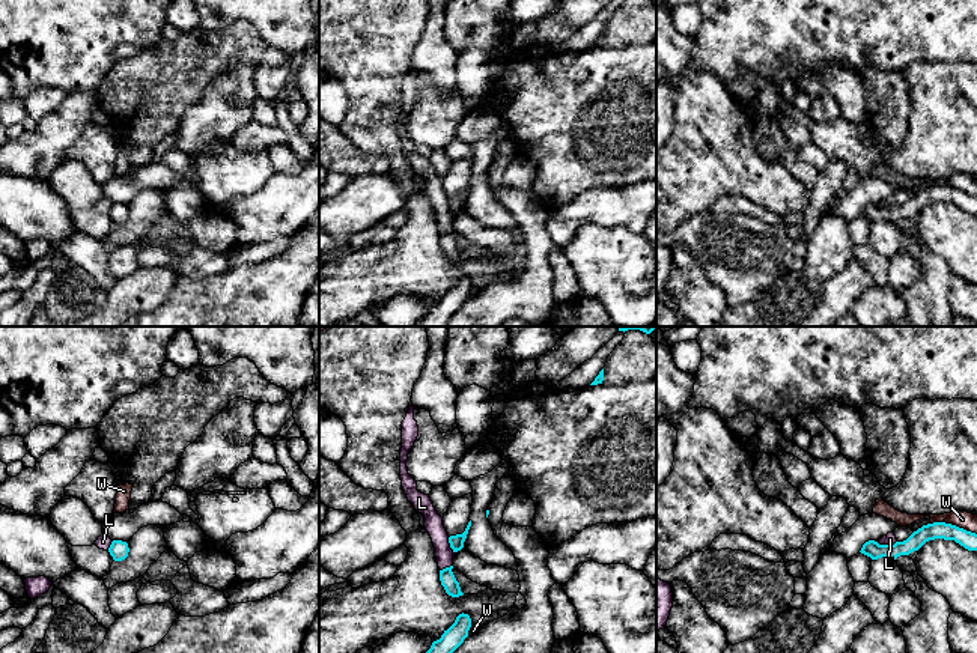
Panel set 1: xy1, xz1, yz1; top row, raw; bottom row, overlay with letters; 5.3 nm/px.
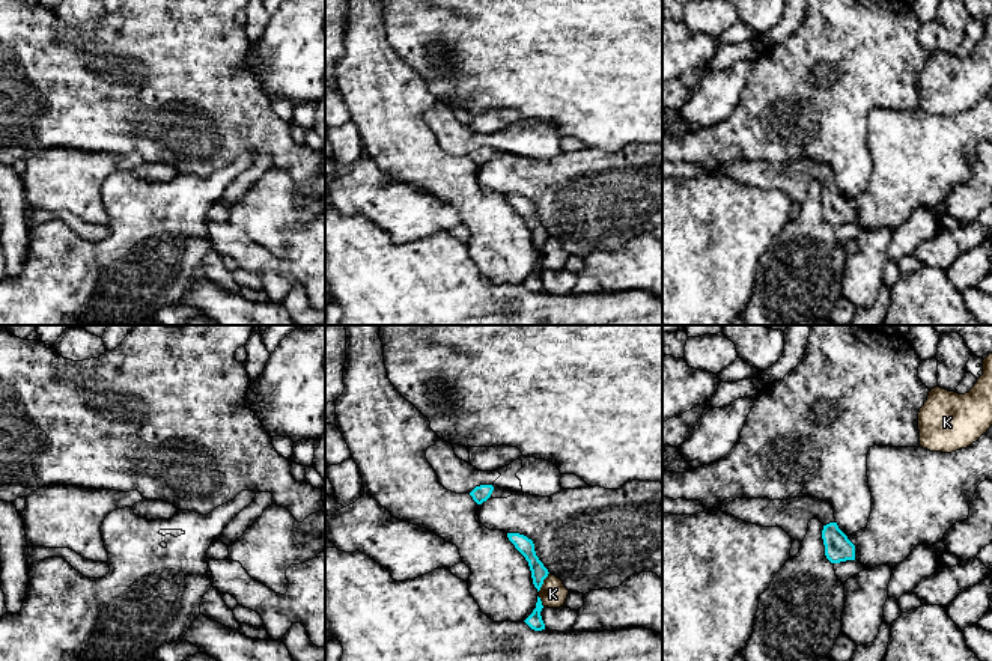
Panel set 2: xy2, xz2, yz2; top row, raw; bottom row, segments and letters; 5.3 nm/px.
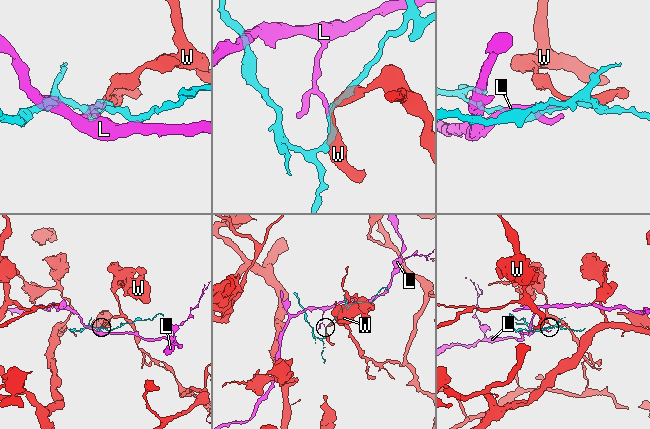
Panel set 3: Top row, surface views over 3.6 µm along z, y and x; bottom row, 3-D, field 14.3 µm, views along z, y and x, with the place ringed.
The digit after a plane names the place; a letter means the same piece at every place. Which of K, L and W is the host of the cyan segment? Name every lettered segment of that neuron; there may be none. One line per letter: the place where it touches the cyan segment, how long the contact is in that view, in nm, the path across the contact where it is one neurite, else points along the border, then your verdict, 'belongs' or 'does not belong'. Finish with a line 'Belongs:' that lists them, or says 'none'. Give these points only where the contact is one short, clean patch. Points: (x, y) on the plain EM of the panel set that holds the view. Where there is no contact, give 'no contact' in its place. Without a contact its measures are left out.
K: contact xz2 (542, 244); length 120 nm; border xz2 (548, 235), (538, 253); does not belong
L: contact yz1 (885, 208); length 130 nm; border yz1 (873, 203), (879, 206), (896, 205); does not belong
W: contact yz1 (961, 191); length 190 nm; does not belong
Belongs: none

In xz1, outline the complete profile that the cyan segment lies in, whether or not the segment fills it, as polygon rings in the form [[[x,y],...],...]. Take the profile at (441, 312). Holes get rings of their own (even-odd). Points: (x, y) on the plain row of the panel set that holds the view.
[[[459,277],[455,286],[444,293],[440,302],[415,326],[447,326],[450,317],[464,305],[471,290],[468,277]]]

